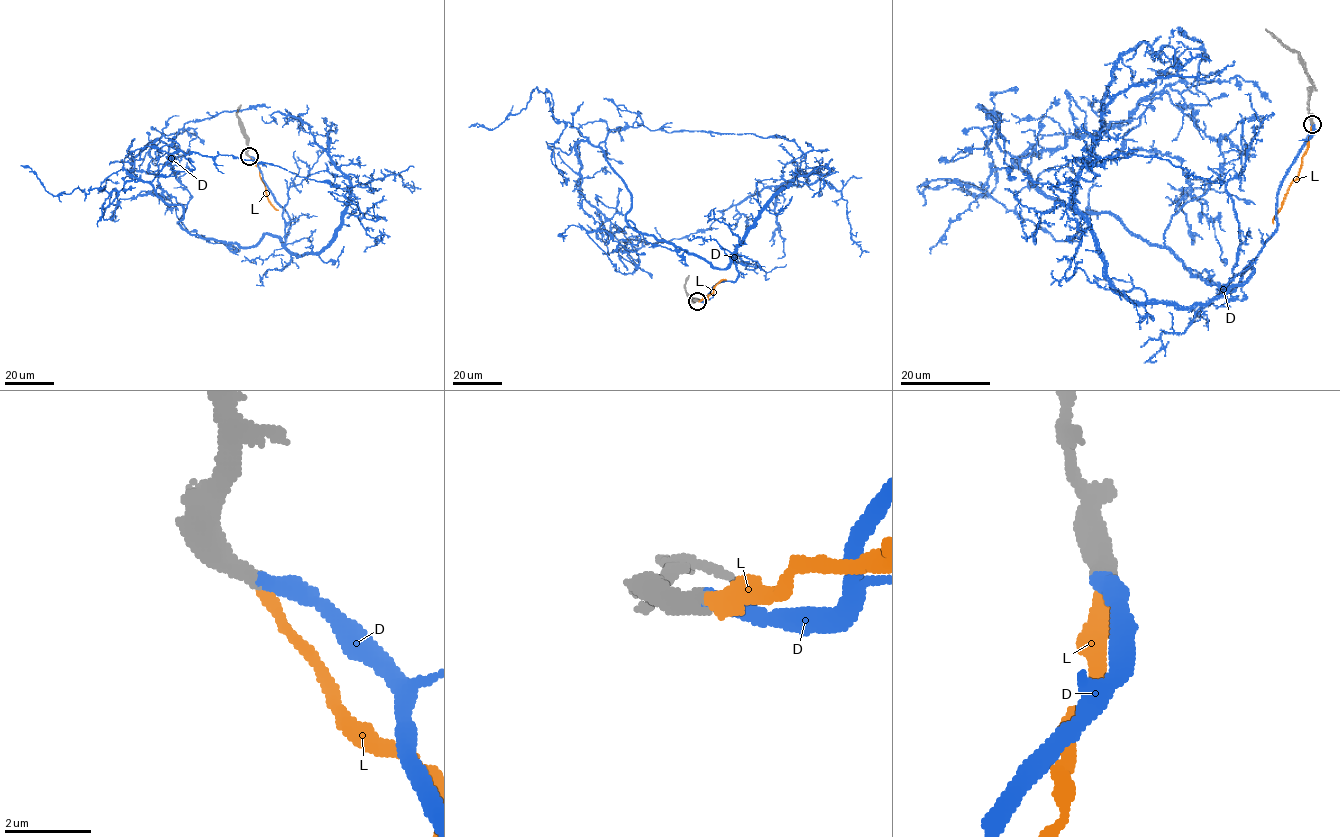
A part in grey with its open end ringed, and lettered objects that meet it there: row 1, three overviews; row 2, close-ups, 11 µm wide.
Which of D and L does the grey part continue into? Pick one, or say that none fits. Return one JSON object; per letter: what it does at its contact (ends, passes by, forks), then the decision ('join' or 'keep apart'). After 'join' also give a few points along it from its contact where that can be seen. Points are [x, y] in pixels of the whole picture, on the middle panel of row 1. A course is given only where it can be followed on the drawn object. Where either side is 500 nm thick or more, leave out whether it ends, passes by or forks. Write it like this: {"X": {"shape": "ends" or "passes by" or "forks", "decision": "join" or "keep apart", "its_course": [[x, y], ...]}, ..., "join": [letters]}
{"D": {"shape": "ends", "decision": "join", "its_course": [[697, 301], [737, 279], [733, 257], [637, 232], [603, 151], [575, 146], [583, 196], [628, 239], [718, 228]]}, "L": {"shape": "ends", "decision": "keep apart"}, "join": ["D"]}

